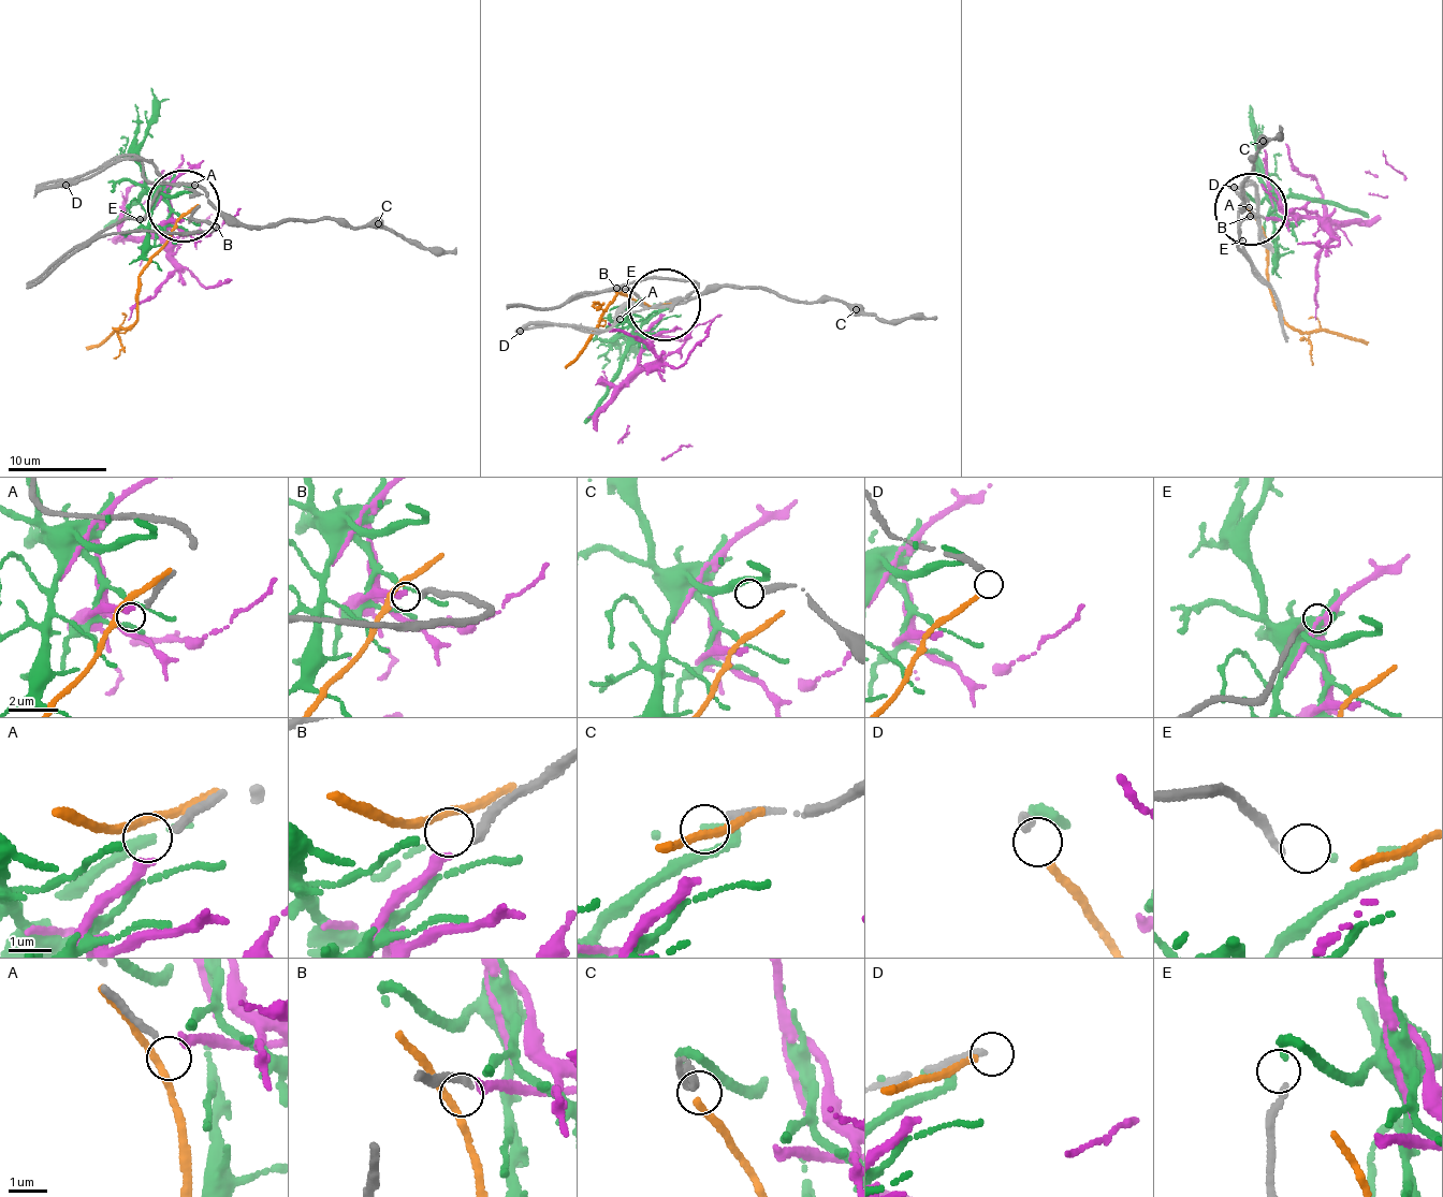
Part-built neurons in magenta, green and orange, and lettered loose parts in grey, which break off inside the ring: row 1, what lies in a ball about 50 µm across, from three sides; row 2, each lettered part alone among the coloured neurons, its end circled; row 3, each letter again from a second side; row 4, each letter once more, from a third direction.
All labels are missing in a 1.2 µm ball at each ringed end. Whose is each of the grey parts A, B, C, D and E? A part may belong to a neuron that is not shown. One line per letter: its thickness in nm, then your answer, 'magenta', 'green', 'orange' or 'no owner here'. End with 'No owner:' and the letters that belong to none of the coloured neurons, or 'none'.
A: 180 nm | no owner here
B: 240 nm | no owner here
C: 240 nm | no owner here
D: 200 nm | orange
E: 160 nm | green
No owner: A, B, C

